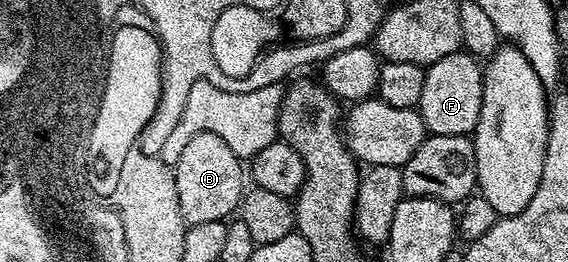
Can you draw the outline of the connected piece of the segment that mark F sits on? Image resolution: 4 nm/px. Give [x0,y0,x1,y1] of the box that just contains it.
[418,49,484,136]

